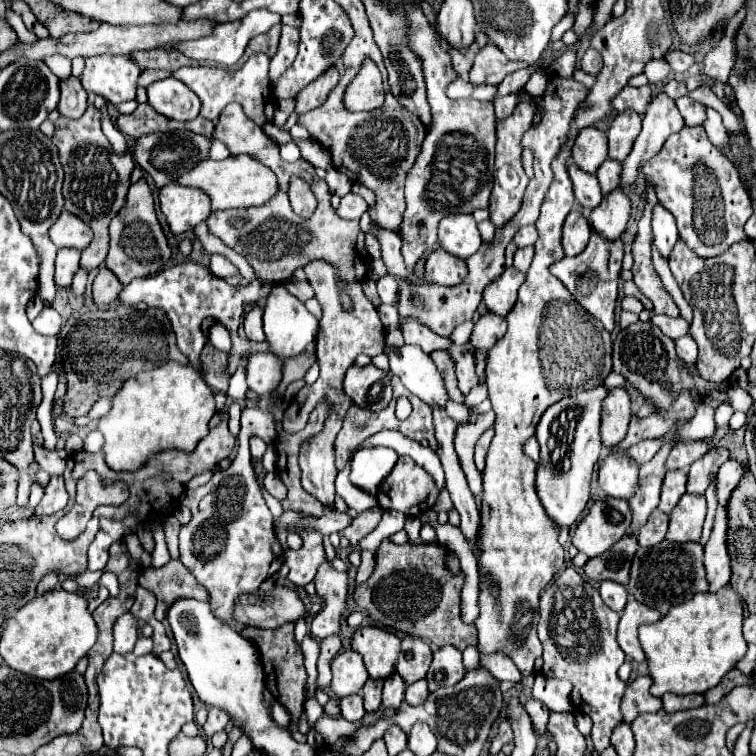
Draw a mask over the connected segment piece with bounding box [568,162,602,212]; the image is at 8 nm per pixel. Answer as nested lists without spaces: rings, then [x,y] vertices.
[[[570,162],[568,170],[570,170],[570,176],[572,176],[574,194],[576,194],[578,204],[584,208],[584,212],[594,210],[600,204],[600,200],[602,200],[602,194],[600,194],[600,186],[598,186],[596,176],[592,176],[592,174],[576,168],[574,162]]]

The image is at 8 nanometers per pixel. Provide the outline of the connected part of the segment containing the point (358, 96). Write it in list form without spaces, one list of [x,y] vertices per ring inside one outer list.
[[[372,60],[364,62],[364,68],[358,72],[354,82],[348,86],[343,102],[352,112],[369,112],[384,104],[382,76]]]

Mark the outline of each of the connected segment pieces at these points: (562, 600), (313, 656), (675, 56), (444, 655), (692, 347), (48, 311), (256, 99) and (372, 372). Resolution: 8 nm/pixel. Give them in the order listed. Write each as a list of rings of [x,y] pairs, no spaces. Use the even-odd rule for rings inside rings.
[[[568,566],[566,570],[562,570],[558,574],[558,578],[554,578],[552,584],[548,584],[548,588],[542,592],[540,596],[540,620],[538,620],[538,638],[544,646],[544,666],[542,672],[548,678],[564,678],[572,684],[572,704],[576,708],[580,708],[584,714],[588,714],[594,720],[594,728],[592,728],[592,742],[596,746],[596,726],[600,726],[602,730],[614,730],[616,726],[620,726],[624,722],[622,718],[622,710],[620,710],[620,702],[626,690],[626,682],[622,682],[618,678],[618,668],[624,662],[624,652],[620,650],[618,642],[616,642],[616,626],[618,626],[620,614],[612,612],[600,598],[598,590],[592,588],[572,566]],[[578,650],[594,650],[592,654],[588,654],[584,660],[578,656]]]
[[[306,634],[304,640],[302,640],[302,652],[304,652],[304,660],[306,660],[306,672],[308,672],[308,686],[306,686],[306,696],[312,698],[314,692],[316,692],[316,660],[318,660],[318,642],[314,640],[314,636]]]
[[[681,51],[668,52],[663,58],[668,62],[673,73],[684,72],[694,64],[694,58]]]
[[[444,646],[444,648],[436,650],[430,670],[426,674],[430,692],[436,692],[438,688],[444,688],[444,686],[452,686],[452,684],[460,682],[462,678],[464,678],[462,652],[452,646]]]
[[[686,334],[686,336],[682,336],[682,338],[676,340],[676,352],[678,352],[678,356],[680,356],[688,366],[696,364],[698,346],[696,346],[696,342],[694,342],[694,338],[692,338],[690,334]]]
[[[44,308],[40,312],[40,316],[34,318],[32,326],[38,328],[40,334],[44,334],[44,336],[58,336],[60,326],[62,326],[62,318],[54,308]]]
[[[252,54],[248,58],[248,62],[234,72],[222,70],[222,68],[210,68],[210,66],[196,66],[196,68],[180,68],[180,72],[174,72],[172,76],[182,80],[184,84],[188,84],[188,88],[192,88],[200,96],[200,100],[202,100],[200,114],[204,118],[214,120],[220,116],[220,112],[224,110],[224,106],[228,102],[238,102],[238,104],[242,104],[248,118],[252,118],[258,126],[264,126],[266,122],[272,122],[272,114],[276,108],[276,96],[272,92],[268,68],[270,68],[270,56]]]
[[[350,366],[344,378],[346,396],[366,410],[382,410],[392,398],[388,372],[370,366]]]

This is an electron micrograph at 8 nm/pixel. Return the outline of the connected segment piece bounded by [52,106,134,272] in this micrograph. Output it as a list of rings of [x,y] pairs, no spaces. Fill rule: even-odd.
[[[90,106],[88,112],[80,120],[64,120],[62,116],[56,120],[56,134],[52,136],[52,142],[56,144],[60,152],[60,162],[64,166],[66,178],[64,178],[64,200],[66,210],[82,218],[90,228],[94,230],[94,240],[88,248],[82,250],[80,266],[88,272],[98,268],[108,254],[108,224],[114,214],[126,204],[126,194],[130,188],[130,174],[134,168],[132,154],[126,152],[124,156],[118,156],[108,138],[102,132],[100,124],[100,110]]]

